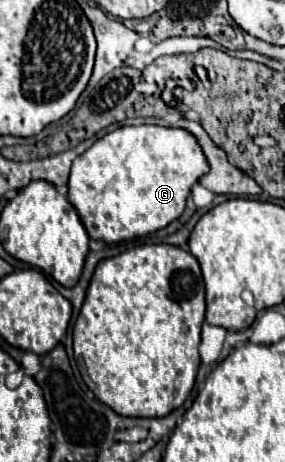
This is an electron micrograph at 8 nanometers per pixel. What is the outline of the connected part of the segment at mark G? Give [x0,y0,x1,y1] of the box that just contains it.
[69,125,207,243]

